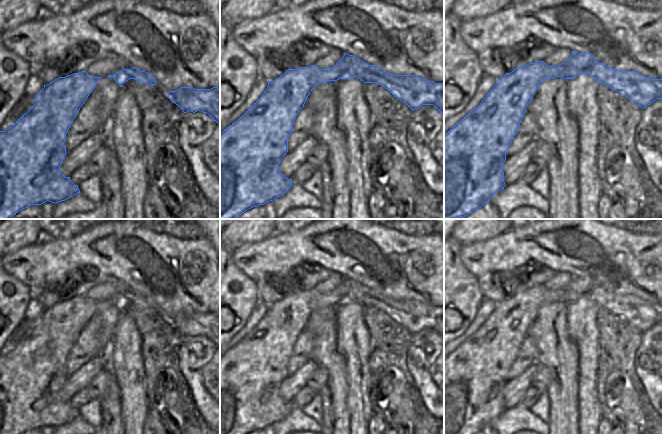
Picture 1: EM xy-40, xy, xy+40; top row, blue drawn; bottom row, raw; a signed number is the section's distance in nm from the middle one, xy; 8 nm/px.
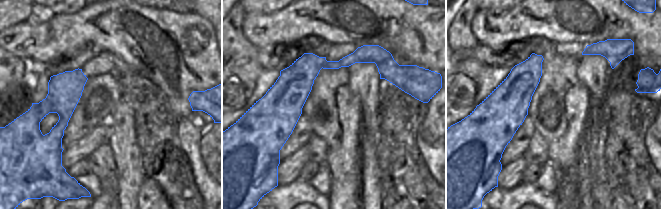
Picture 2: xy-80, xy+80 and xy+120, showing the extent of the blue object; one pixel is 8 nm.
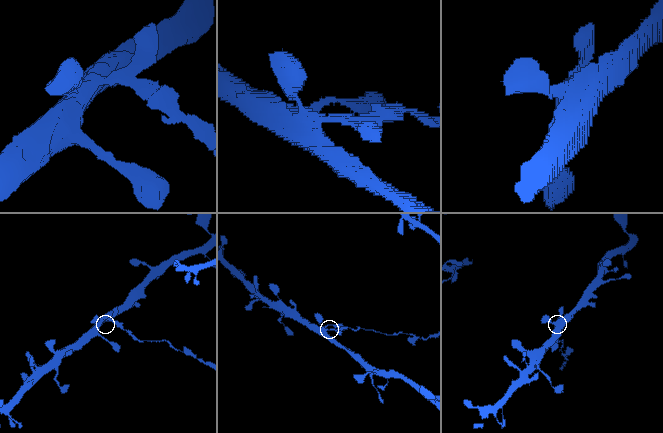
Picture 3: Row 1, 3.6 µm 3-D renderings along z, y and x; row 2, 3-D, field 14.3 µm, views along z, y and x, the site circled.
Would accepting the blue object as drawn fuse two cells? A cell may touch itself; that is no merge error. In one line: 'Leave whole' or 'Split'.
Split.

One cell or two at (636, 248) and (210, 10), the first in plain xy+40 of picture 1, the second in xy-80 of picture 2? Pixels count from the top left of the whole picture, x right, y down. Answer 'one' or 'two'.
two

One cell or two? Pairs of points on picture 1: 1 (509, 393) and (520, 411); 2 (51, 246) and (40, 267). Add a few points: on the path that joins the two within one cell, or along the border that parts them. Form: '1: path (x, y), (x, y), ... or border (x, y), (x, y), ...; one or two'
1: border (518, 403), (506, 409); two
2: path (51, 251), (51, 256), (45, 262); one

